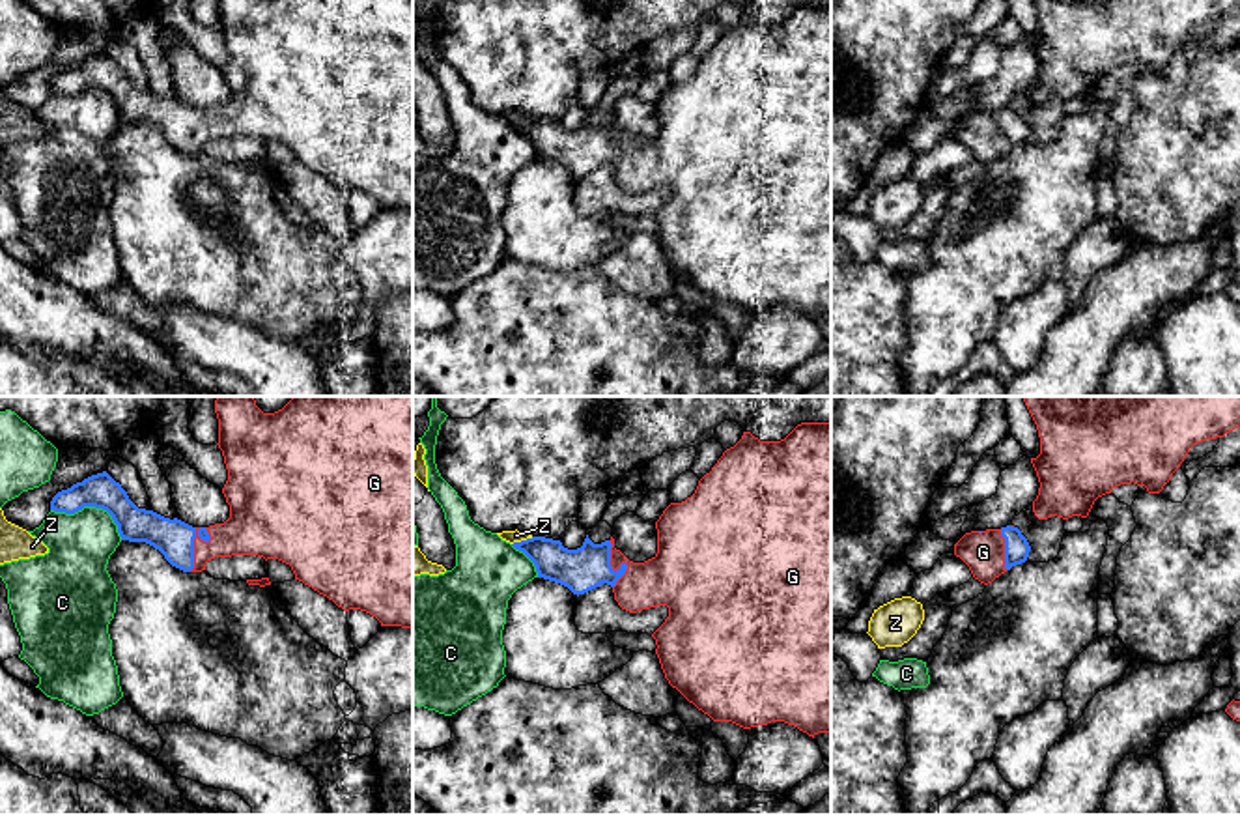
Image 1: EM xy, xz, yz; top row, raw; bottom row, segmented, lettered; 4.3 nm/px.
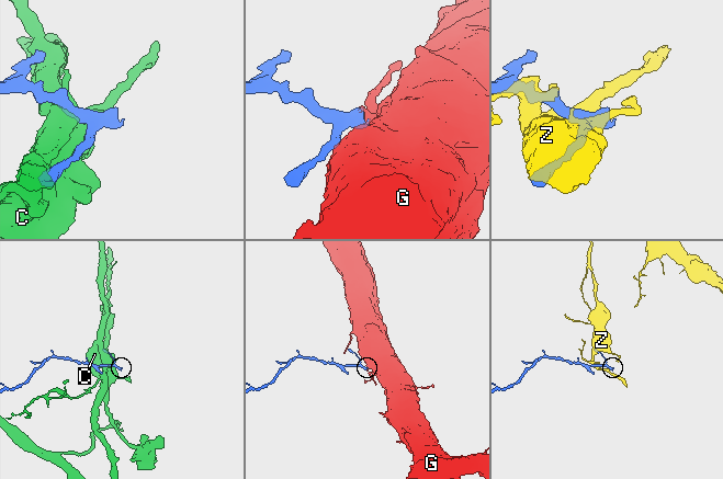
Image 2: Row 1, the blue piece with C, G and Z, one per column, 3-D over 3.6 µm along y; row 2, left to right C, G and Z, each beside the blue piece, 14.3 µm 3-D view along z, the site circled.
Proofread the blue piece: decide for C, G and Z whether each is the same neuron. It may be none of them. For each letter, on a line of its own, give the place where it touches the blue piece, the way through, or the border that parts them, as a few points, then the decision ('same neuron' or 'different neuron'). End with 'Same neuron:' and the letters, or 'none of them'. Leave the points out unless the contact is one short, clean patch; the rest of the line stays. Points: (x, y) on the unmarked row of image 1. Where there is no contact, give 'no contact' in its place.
C: meets blue in xy at (92, 86); different neuron
G: meets blue in xy at (193, 124); runs through xy (174, 120), (193, 124), (223, 122), (249, 111); same neuron
Z: meets blue in xz at (521, 122); different neuron
Same neuron: G

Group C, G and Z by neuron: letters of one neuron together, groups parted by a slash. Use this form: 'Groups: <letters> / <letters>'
Groups: C / G / Z

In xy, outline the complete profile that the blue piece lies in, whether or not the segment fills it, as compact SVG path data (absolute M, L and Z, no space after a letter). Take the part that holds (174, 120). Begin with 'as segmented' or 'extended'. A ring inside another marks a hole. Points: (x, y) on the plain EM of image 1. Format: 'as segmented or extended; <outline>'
extended; M218 0L218 30L228 50L222 69L230 99L192 108L138 90L106 52L58 73L50 92L75 95L84 88L106 92L121 122L146 123L183 153L202 153L215 138L258 136L291 148L295 161L344 193L360 191L381 207L413 209L413 0Z

